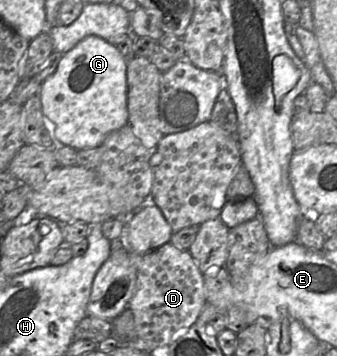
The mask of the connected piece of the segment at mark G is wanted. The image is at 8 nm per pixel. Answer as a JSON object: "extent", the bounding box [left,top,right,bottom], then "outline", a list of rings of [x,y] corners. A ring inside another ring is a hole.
{"extent":[38,35,128,151],"outline":[[[95,35],[86,37],[63,54],[56,71],[41,84],[38,92],[42,113],[62,145],[77,151],[96,148],[103,144],[110,133],[128,124],[126,72],[127,61],[118,48]]]}

